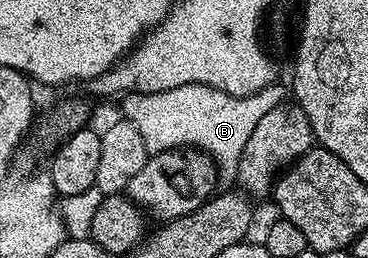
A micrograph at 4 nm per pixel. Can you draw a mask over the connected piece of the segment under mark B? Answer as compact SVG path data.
M203 84L176 86L176 90L164 90L156 94L132 92L121 101L121 115L133 120L136 130L140 130L147 153L171 150L205 152L213 158L221 183L230 186L238 179L238 163L242 161L248 138L252 138L252 130L256 130L260 118L264 118L268 110L279 107L287 99L287 89L285 92L280 84L269 84L254 96L233 96Z

